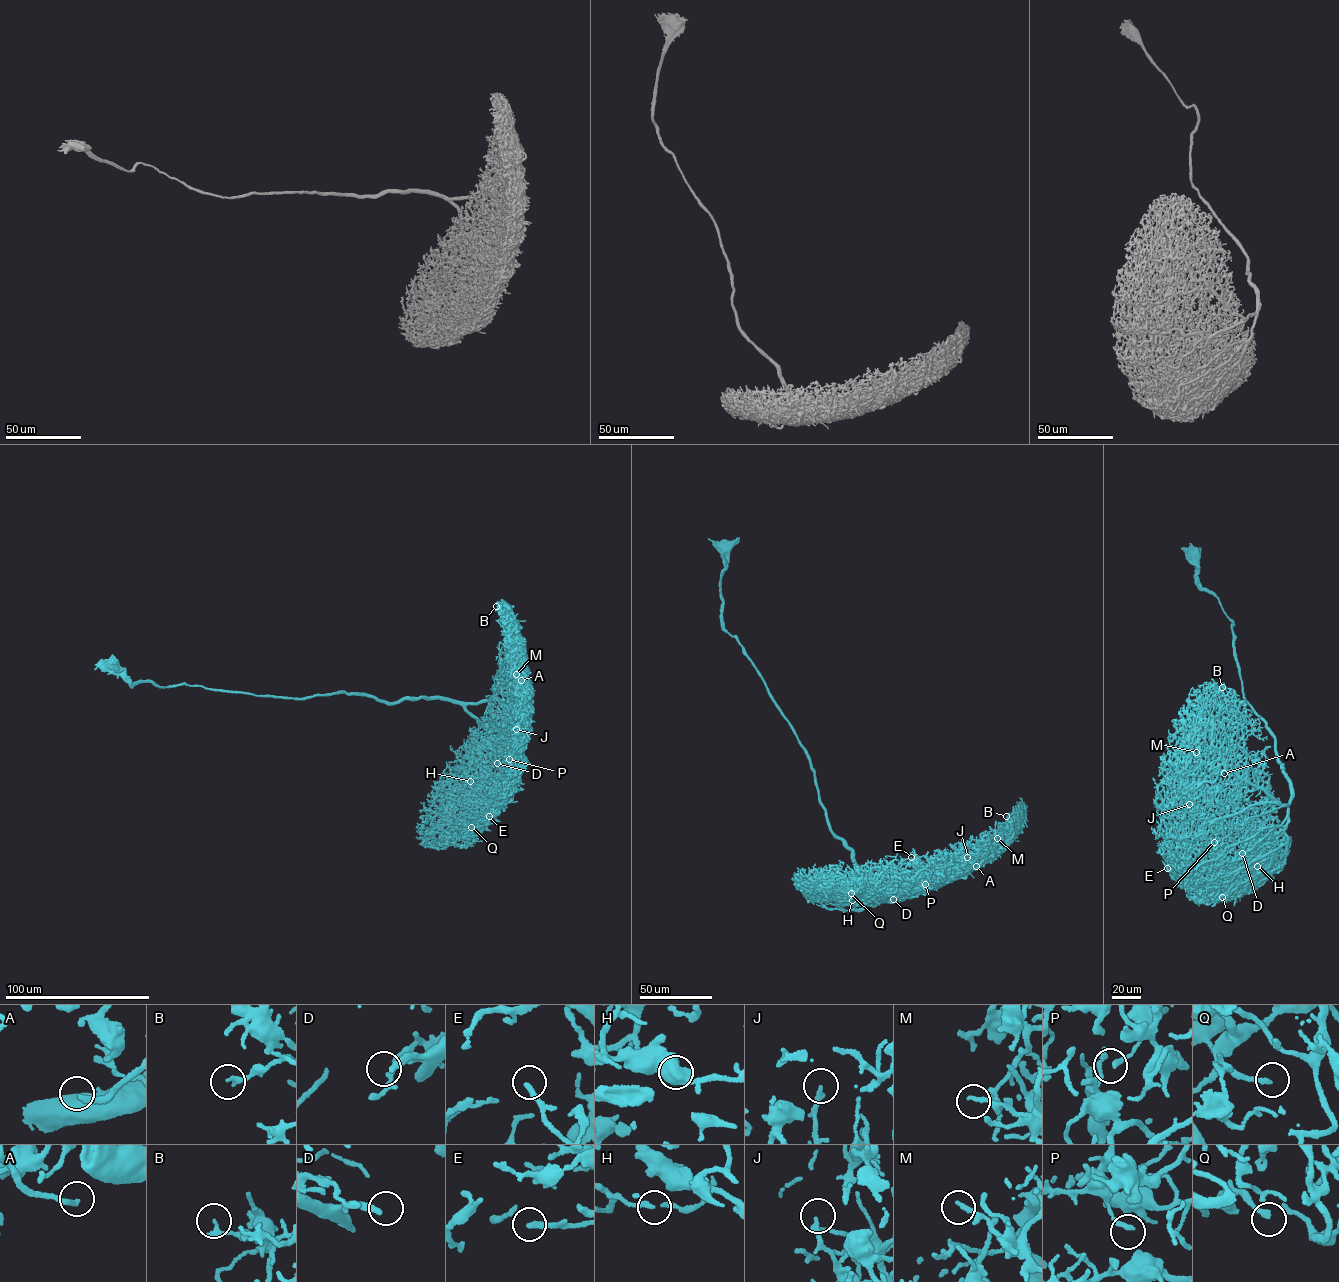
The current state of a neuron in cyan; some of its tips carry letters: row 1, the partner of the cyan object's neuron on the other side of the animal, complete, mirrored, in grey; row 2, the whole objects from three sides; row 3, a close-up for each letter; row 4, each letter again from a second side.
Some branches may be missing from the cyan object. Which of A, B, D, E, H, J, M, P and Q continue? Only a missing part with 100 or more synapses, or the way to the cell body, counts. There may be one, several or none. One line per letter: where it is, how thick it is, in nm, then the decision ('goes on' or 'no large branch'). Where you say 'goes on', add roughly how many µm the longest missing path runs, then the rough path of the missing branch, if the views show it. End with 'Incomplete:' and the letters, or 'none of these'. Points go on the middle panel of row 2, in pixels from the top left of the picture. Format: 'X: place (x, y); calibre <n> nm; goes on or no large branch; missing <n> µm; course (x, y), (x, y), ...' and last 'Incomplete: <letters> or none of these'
A: place (976, 866); calibre 200 nm; goes on; missing 20 µm
B: place (1006, 816); calibre 220 nm; no large branch
D: place (893, 899); calibre 240 nm; goes on; missing 25 µm; course (893, 899), (901, 895), (894, 889), (899, 885)
E: place (911, 857); calibre 240 nm; no large branch
H: place (852, 900); calibre 130 nm; no large branch
J: place (967, 857); calibre 190 nm; no large branch
M: place (997, 838); calibre 130 nm; no large branch
P: place (925, 884); calibre 140 nm; no large branch
Q: place (851, 893); calibre 220 nm; no large branch
Incomplete: A, D

